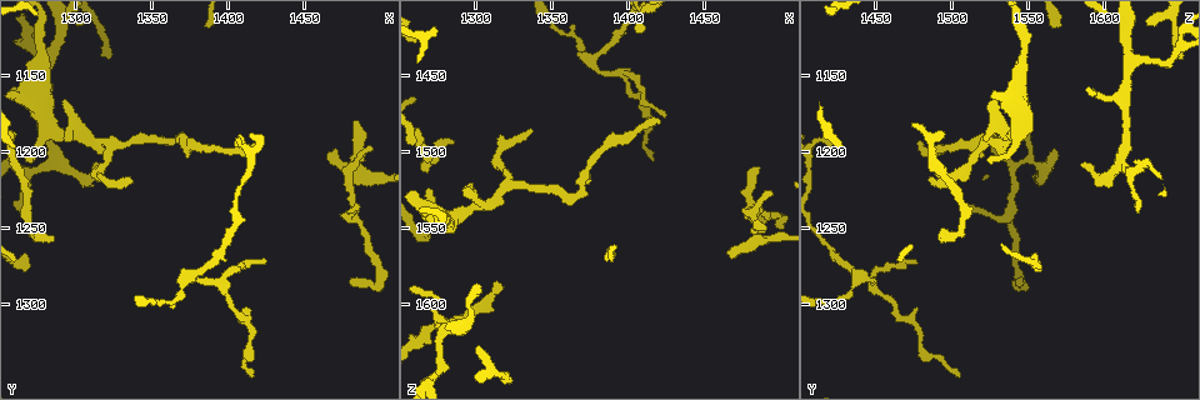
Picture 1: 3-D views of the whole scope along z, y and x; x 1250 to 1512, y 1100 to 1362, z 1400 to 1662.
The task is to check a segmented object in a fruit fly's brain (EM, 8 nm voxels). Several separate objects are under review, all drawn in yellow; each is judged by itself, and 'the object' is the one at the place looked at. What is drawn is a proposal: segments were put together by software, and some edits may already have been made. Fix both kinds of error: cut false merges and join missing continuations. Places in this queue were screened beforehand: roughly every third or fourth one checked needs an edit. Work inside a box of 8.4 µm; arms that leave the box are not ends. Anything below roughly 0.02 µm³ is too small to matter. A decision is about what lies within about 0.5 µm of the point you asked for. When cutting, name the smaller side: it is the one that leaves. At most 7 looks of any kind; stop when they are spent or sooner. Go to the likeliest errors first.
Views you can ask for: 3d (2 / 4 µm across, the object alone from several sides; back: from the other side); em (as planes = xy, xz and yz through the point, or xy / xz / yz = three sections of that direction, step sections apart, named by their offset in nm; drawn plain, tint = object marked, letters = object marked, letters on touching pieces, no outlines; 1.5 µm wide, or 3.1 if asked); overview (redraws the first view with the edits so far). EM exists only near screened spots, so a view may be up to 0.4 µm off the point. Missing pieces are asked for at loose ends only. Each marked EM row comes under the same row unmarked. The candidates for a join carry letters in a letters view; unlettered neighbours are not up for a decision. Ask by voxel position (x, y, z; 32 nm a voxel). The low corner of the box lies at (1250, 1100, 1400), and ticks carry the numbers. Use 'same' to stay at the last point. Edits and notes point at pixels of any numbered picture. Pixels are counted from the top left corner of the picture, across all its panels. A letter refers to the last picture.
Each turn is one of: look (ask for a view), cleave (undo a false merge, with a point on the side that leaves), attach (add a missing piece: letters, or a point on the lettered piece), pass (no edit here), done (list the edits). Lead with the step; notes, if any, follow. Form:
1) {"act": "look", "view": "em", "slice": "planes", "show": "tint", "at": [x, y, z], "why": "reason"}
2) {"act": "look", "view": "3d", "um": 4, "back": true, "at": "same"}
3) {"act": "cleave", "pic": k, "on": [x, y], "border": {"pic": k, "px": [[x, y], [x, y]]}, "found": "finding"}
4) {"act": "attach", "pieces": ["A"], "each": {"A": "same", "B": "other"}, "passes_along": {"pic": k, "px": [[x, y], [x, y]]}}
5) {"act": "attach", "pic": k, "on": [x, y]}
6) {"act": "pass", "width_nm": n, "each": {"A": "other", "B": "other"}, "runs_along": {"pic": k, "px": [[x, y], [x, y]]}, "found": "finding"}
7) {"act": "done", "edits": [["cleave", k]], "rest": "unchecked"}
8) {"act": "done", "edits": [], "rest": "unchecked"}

{"act": "look", "view": "em", "slice": "planes", "show": "letters", "at": [1470, 1200, 1568]}

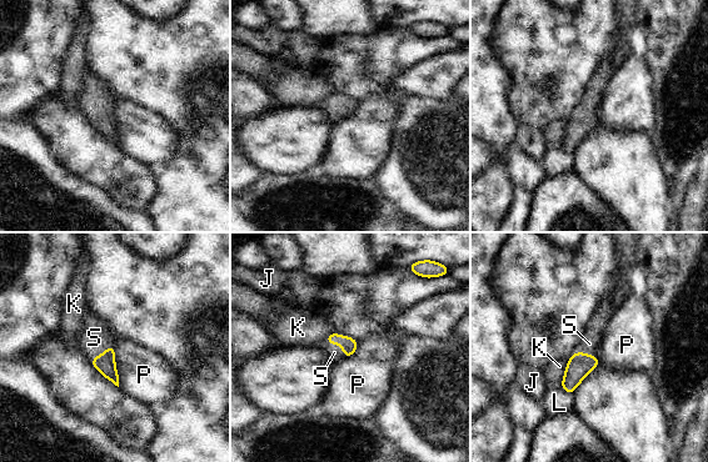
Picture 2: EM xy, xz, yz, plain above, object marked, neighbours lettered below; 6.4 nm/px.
{"act": "attach", "pieces": ["S"], "width_nm": 100, "each": {"J": "other", "K": "other", "L": "other", "P": "other", "S": "same"}, "passes_along": {"pic": 2, "px": [[348, 345], [339, 345], [334, 352]]}, "found": "it goes on there"}

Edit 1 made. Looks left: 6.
{"act": "look", "view": "em", "slice": "xz", "step": 8, "show": "letters", "at": [1292, 1166, 1528], "why": "free end"}

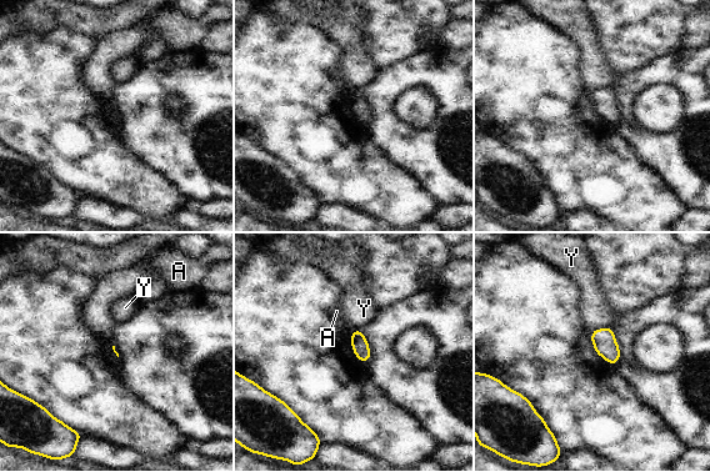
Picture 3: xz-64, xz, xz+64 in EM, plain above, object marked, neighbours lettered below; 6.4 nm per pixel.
{"act": "pass", "each": {"A": "other", "Y": "other"}, "found": "none of them fits"}

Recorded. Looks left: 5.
{"act": "look", "view": "3d", "um": 2, "back": true, "at": [1424, 1274, 1476], "why": "an open end"}

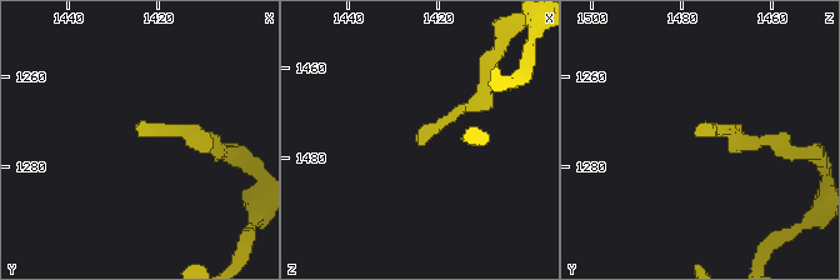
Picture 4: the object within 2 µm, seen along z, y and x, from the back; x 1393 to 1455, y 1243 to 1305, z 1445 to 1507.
{"act": "look", "view": "em", "slice": "planes", "show": "letters", "at": [1425, 1274, 1476], "why": "need the tissue"}

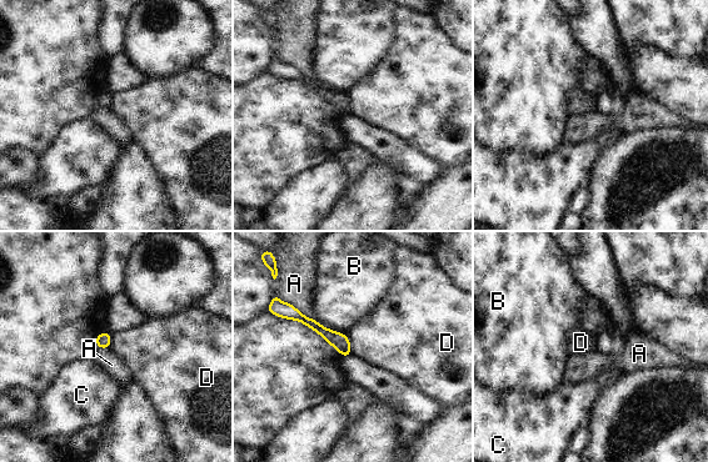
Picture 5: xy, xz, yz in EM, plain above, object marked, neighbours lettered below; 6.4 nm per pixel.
{"act": "pass", "longest_contact_nm": ["A", 240], "each": {"A": "other", "B": "other", "C": "other", "D": "other"}, "found": "no lettered piece goes on from it"}

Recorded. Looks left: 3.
{"act": "done", "edits": [["attach", 2]], "rest": "unchecked"}

